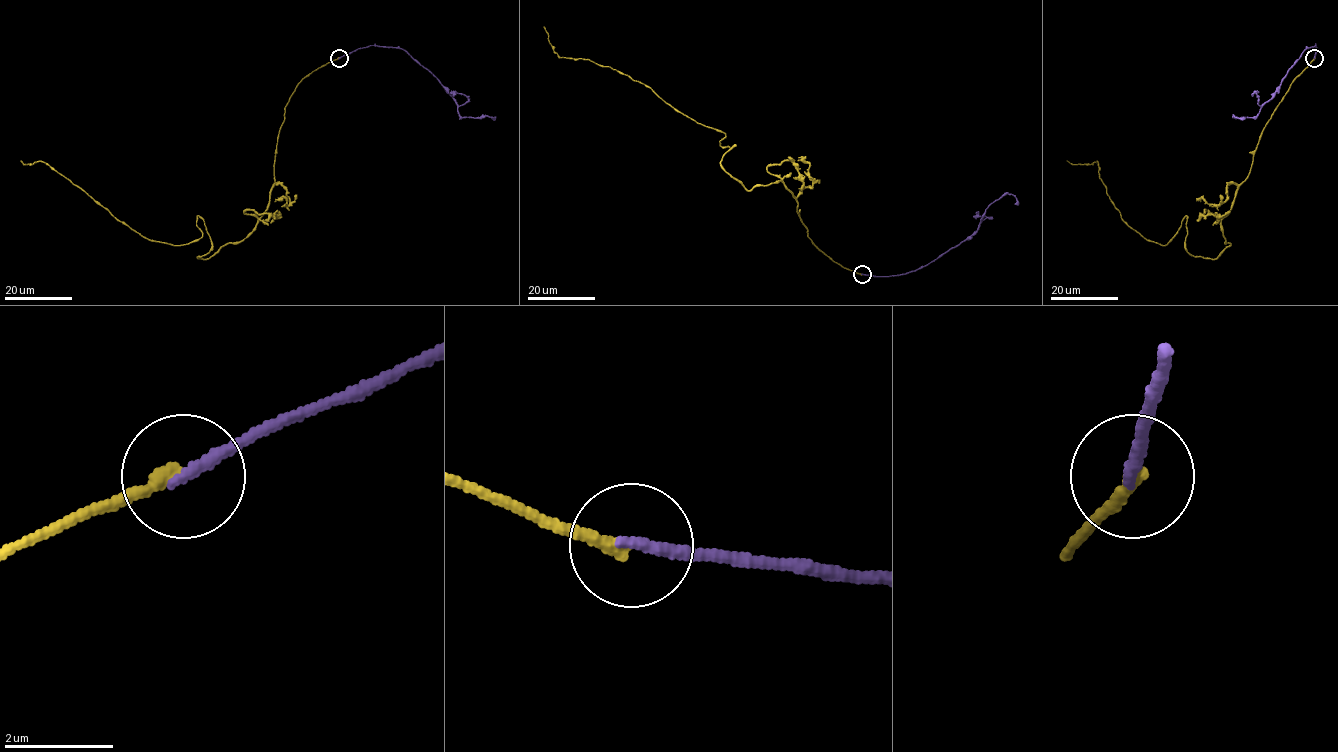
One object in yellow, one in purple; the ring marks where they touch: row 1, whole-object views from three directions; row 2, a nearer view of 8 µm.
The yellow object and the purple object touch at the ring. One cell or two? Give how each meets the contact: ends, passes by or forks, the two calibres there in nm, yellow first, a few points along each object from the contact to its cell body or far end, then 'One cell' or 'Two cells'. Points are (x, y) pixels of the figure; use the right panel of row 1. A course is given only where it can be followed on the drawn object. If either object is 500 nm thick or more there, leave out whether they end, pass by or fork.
At the ring yellow ends. At the ring purple ends. Thickness 260 nm (yellow) against 240 nm. Course of yellow: (1314, 58), (1263, 130), (1214, 259), (1186, 249), (1186, 215), (1165, 245), (1149, 241), (1097, 161), (1067, 160). Course of purple: (1314, 58), (1315, 45), (1305, 49), (1276, 93), (1255, 116), (1233, 115), (1245, 118). Two cells

